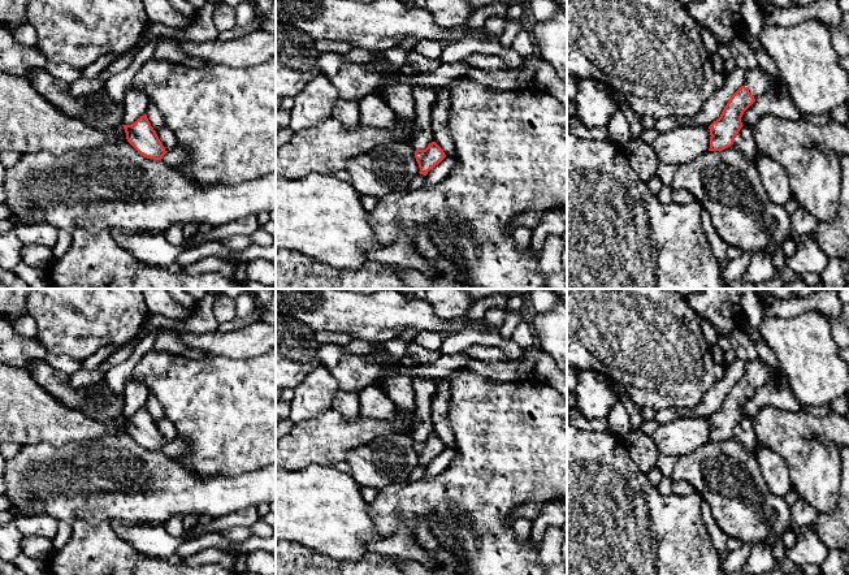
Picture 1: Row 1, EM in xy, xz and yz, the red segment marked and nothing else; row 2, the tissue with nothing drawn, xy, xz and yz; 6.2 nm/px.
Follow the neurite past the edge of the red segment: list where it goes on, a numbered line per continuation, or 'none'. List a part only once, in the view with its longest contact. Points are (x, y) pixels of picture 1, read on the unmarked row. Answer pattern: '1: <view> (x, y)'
1: yz (757, 372)

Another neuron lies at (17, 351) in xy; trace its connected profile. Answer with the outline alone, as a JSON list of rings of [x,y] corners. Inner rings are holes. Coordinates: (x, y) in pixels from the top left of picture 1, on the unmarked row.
[[[0,317],[0,362],[13,368],[29,369],[35,360],[46,359],[47,350],[36,341],[18,334],[13,323]]]

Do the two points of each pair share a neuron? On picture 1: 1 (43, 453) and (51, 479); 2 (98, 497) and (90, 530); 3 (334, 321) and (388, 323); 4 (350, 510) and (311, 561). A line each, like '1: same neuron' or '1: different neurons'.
1: same neuron
2: different neurons
3: same neuron
4: different neurons

